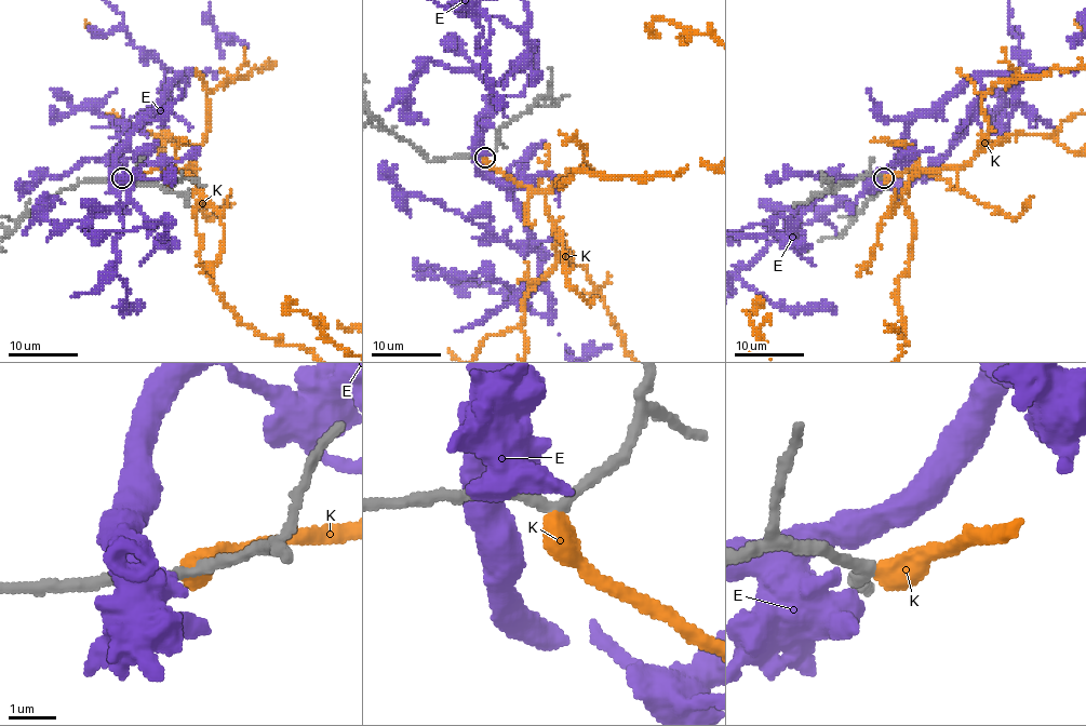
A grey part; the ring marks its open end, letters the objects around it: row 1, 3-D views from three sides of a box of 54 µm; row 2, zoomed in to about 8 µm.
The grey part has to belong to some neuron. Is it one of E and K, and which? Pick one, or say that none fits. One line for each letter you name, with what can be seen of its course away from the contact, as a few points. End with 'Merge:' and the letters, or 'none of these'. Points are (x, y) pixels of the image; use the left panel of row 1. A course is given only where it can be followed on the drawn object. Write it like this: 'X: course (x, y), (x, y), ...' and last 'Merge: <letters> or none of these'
Merge: K

